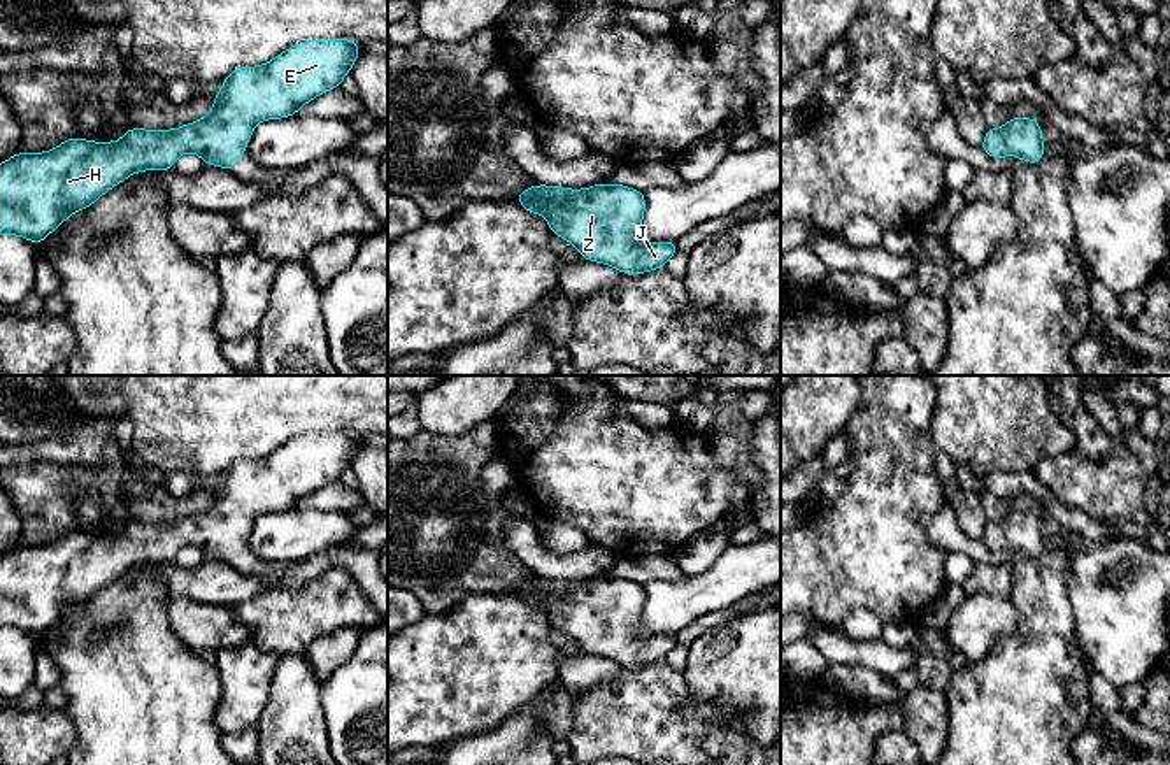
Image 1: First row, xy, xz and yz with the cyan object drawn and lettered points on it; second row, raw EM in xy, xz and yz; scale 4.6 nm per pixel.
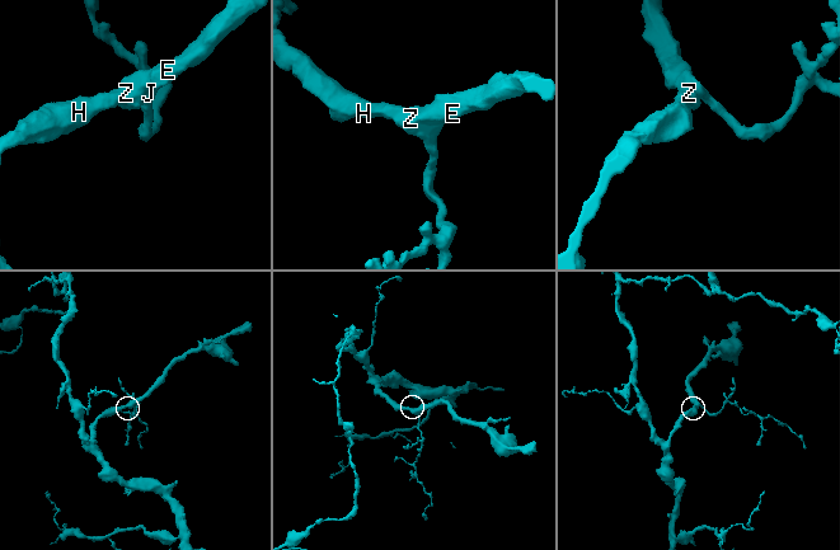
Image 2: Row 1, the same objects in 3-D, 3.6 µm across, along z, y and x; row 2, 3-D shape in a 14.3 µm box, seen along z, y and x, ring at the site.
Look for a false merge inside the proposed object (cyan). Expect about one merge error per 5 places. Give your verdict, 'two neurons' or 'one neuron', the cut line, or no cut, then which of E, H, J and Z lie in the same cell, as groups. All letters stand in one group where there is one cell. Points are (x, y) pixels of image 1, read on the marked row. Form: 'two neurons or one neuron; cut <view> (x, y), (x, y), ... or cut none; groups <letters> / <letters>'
one neuron; cut none; groups E H J Z

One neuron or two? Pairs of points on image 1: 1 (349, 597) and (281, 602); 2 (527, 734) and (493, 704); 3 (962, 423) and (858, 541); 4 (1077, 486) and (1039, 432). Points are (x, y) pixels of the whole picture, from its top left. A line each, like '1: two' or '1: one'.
1: one
2: two
3: two
4: two

